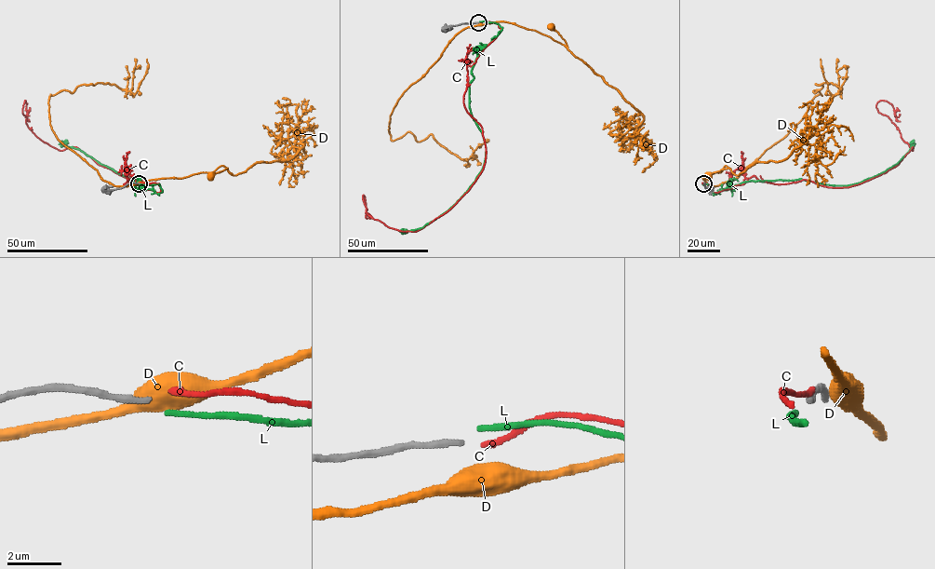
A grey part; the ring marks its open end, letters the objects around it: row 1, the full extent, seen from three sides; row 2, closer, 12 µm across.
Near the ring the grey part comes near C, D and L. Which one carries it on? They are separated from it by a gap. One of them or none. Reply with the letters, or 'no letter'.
no letter

